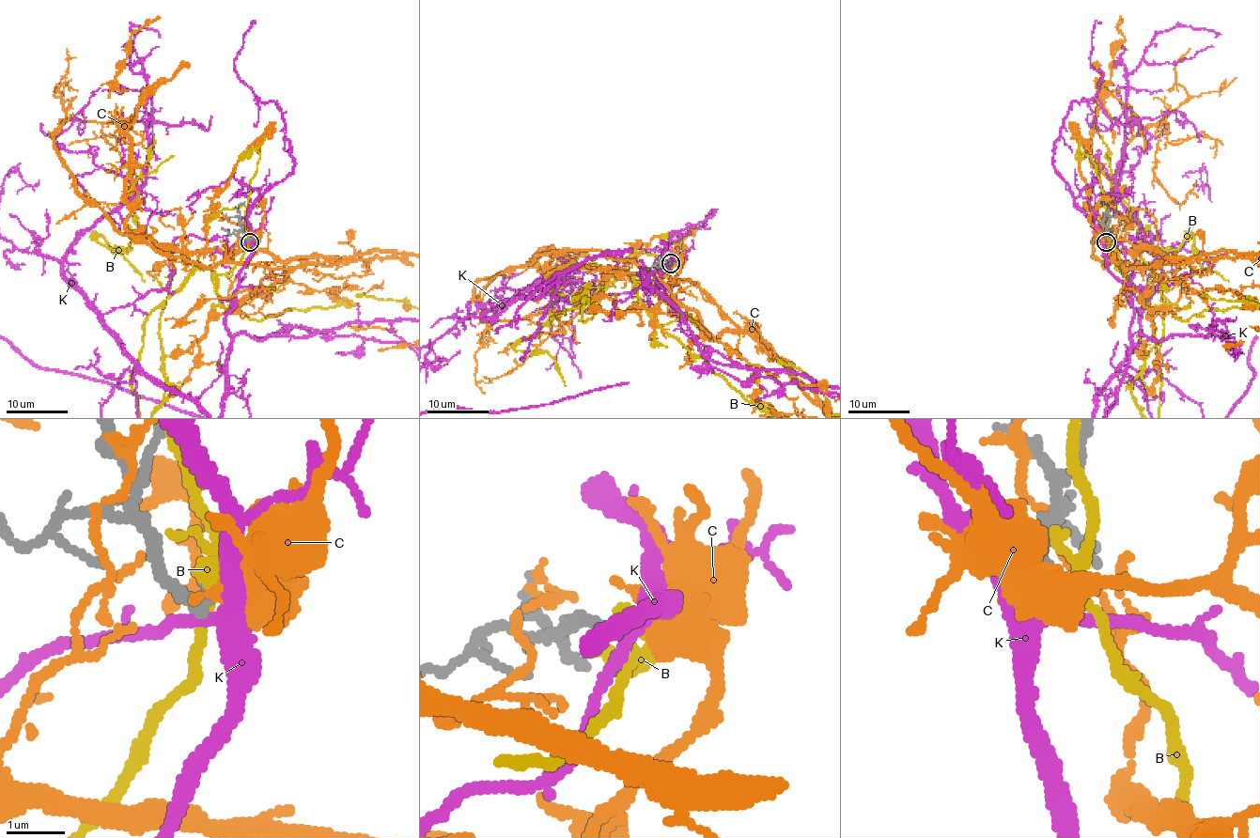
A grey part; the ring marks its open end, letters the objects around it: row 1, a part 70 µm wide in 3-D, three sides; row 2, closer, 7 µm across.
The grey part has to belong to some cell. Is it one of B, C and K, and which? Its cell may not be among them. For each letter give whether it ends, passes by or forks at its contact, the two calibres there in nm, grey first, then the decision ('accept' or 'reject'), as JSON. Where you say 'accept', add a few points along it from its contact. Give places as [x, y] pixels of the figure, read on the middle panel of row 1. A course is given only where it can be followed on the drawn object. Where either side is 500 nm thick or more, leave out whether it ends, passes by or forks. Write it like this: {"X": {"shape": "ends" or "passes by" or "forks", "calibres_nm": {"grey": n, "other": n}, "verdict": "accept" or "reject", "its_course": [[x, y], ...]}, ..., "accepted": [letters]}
{"B": {"shape": "forks", "calibres_nm": {"grey": 260, "other": 200}, "verdict": "reject"}, "C": {"calibres_nm": {"grey": 240, "other": 500}, "verdict": "reject"}, "K": {"shape": "forks", "calibres_nm": {"grey": 260, "other": 200}, "verdict": "reject"}, "accepted": []}

